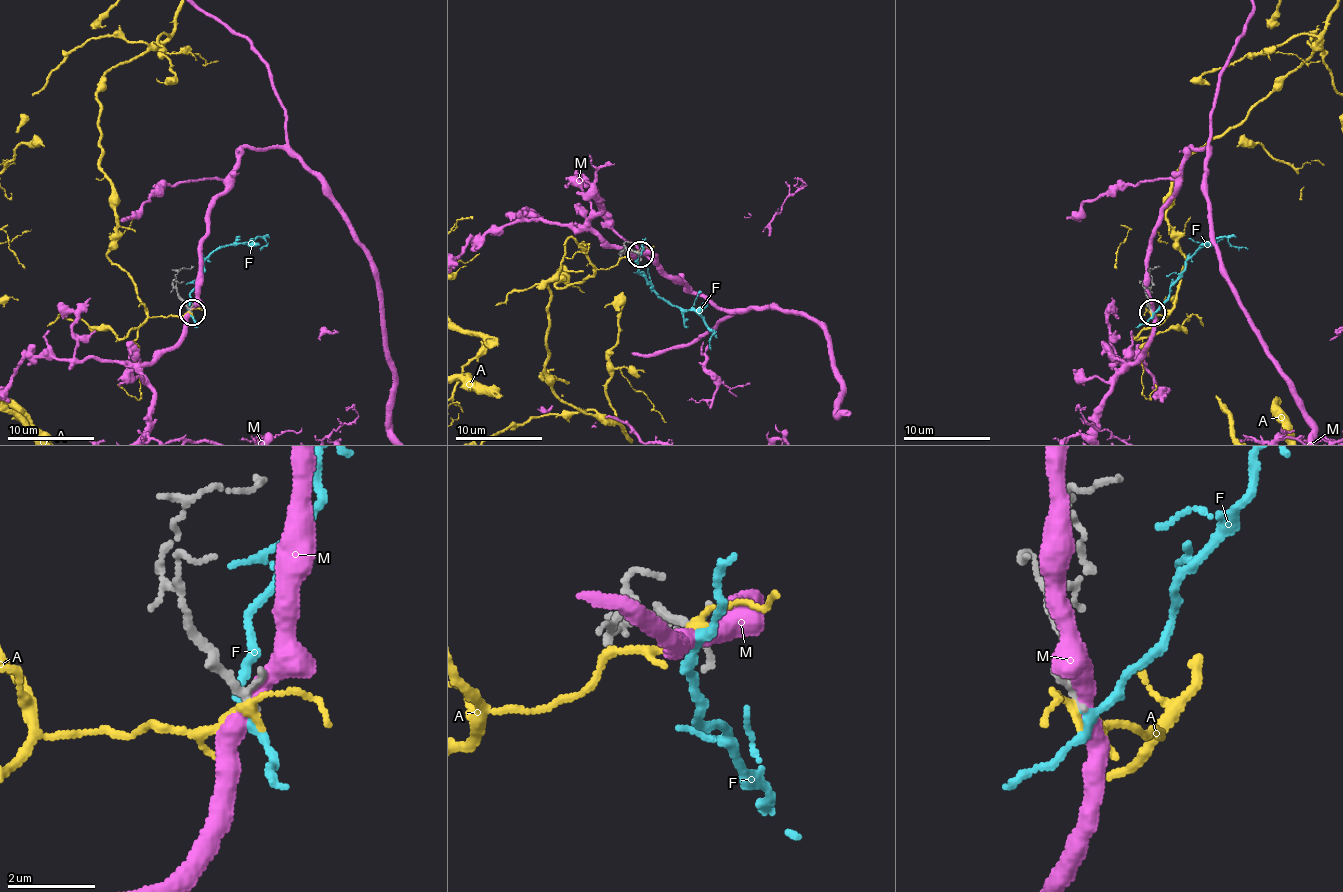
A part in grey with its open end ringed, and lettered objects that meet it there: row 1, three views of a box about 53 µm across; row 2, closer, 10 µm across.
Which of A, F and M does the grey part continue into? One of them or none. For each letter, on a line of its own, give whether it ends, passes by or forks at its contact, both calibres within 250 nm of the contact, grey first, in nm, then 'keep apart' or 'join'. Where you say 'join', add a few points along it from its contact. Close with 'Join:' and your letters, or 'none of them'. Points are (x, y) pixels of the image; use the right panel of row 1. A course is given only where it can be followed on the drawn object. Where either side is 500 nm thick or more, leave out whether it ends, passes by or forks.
A: it passes by; calibres 200 and 170 nm; keep apart
F: it passes by; calibres 190 and 190 nm; keep apart
M: it passes by; calibres 200 and 400 nm; keep apart
Join: none of them

